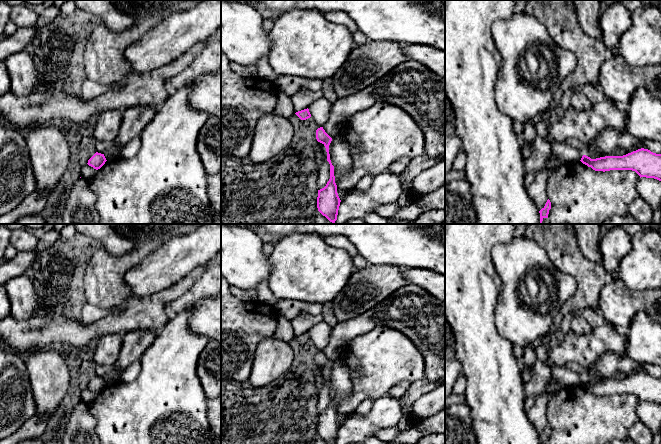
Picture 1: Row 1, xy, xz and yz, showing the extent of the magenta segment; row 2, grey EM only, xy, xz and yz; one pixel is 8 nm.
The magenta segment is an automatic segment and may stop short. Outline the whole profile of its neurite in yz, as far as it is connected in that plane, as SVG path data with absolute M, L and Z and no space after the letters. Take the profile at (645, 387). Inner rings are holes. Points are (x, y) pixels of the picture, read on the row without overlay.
M644 372L623 380L605 380L591 383L583 379L580 385L595 395L632 394L640 402L654 402L661 405L661 378L653 377Z

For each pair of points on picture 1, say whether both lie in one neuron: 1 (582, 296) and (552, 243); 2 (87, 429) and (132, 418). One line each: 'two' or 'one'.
1: one
2: two

